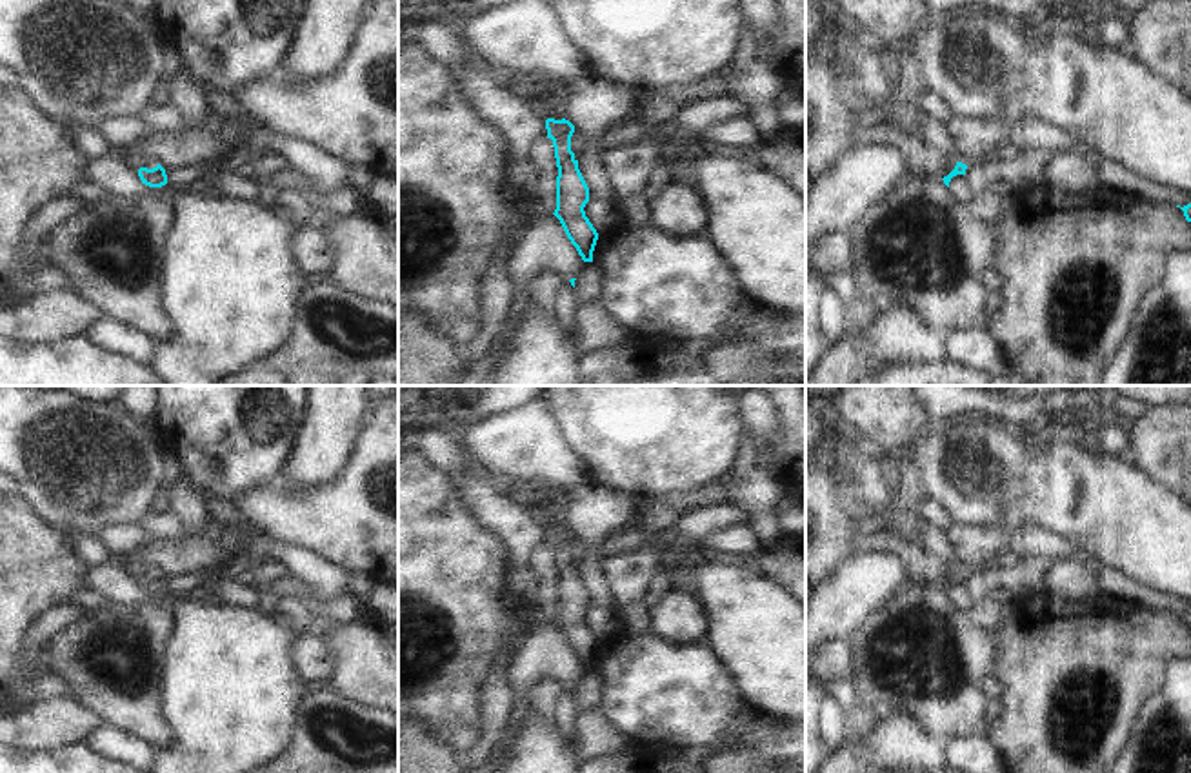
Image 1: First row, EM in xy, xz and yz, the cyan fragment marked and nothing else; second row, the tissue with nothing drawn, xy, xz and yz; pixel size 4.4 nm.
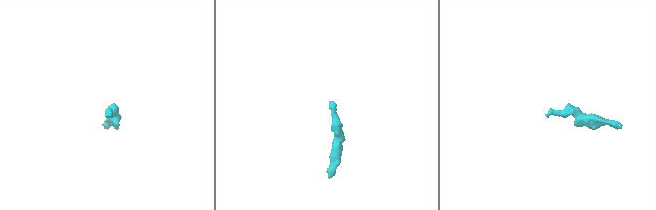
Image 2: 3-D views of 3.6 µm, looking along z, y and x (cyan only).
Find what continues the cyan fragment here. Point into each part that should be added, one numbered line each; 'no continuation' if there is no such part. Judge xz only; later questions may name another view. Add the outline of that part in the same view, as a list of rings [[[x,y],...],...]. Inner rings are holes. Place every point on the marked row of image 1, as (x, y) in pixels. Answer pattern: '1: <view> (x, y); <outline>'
1: xz (555, 97); [[[547,80],[544,89],[542,89],[544,96],[542,96],[542,116],[547,118],[555,118],[555,120],[562,120],[564,118],[564,107],[567,104],[569,98],[569,84],[562,84],[558,80]]]

